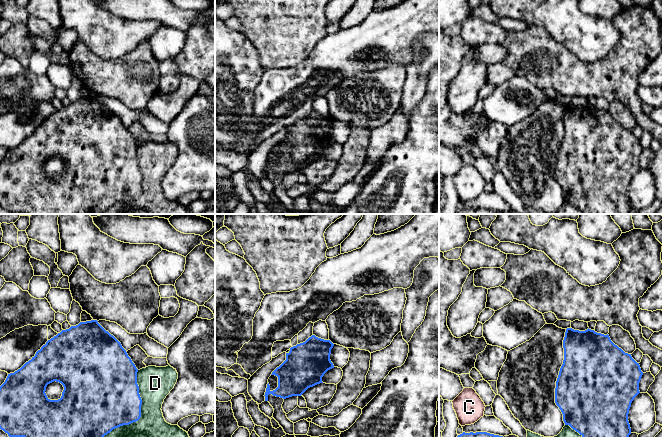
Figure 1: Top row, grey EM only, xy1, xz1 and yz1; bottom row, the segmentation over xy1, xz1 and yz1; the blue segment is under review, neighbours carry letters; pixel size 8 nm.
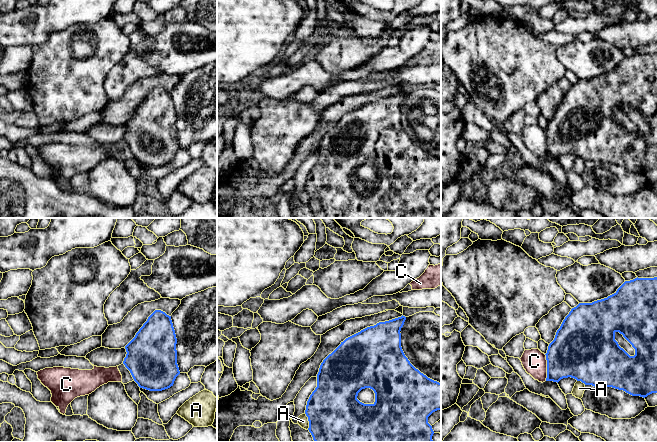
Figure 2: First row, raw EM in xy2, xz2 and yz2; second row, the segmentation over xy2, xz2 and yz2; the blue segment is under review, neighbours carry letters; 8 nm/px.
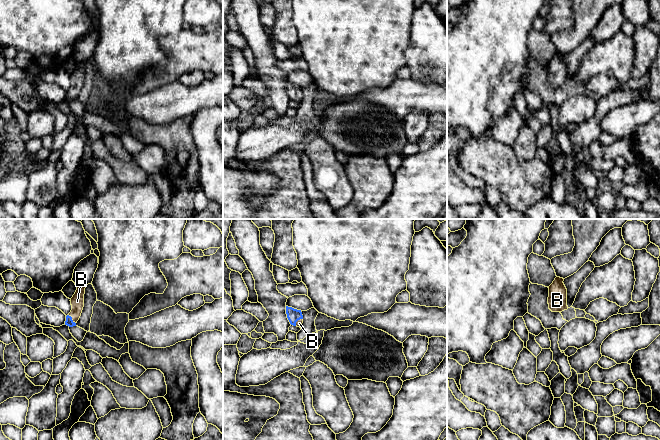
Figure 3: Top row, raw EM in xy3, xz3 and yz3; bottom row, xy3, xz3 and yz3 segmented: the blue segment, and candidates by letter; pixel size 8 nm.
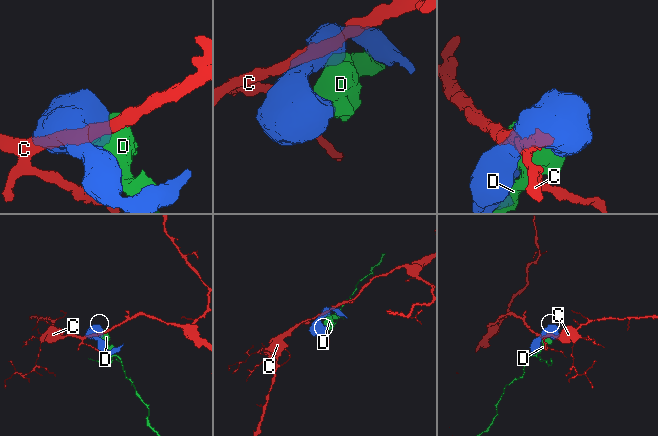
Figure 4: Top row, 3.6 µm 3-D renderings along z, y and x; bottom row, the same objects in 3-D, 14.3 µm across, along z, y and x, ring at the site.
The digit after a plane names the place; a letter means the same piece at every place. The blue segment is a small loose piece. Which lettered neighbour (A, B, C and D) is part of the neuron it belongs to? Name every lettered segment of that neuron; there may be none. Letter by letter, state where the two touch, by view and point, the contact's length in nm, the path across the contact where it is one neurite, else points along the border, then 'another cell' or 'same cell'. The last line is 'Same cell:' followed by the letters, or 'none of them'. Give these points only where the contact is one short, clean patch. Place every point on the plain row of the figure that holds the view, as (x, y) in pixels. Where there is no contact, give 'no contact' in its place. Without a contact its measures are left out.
A: contact xz2 (308, 196); length 140 nm; another cell
B: contact xy3 (71, 95); length 100 nm; way xy3 (69, 98), (71, 95), (75, 90), (77, 77); same cell
C: contact yz2 (547, 143); length 220 nm; another cell
D: contact xy1 (140, 189); length 600 nm; another cell
Same cell: B

